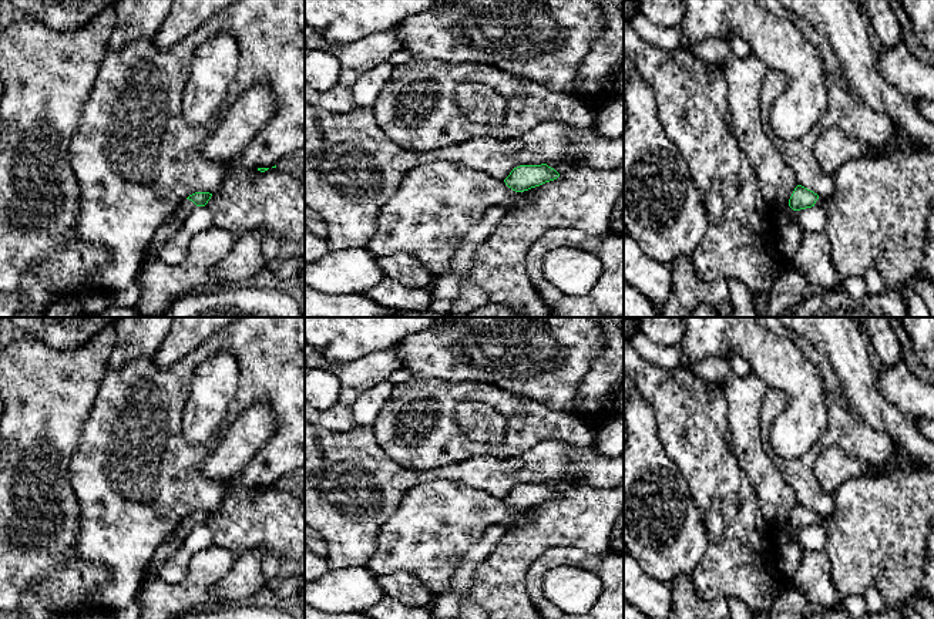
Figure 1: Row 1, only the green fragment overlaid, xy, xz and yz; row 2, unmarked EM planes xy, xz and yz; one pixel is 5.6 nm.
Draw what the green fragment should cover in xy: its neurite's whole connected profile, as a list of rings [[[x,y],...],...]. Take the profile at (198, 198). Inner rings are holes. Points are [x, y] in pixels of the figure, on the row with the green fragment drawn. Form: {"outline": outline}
{"outline": [[[195,192],[195,194],[189,195],[187,199],[184,199],[178,205],[178,208],[174,211],[174,213],[161,226],[168,231],[178,232],[184,226],[184,223],[188,219],[188,216],[191,215],[191,212],[196,206],[205,206],[208,203],[208,201],[211,199],[211,196],[212,196],[212,194],[209,194],[209,192]]]}

